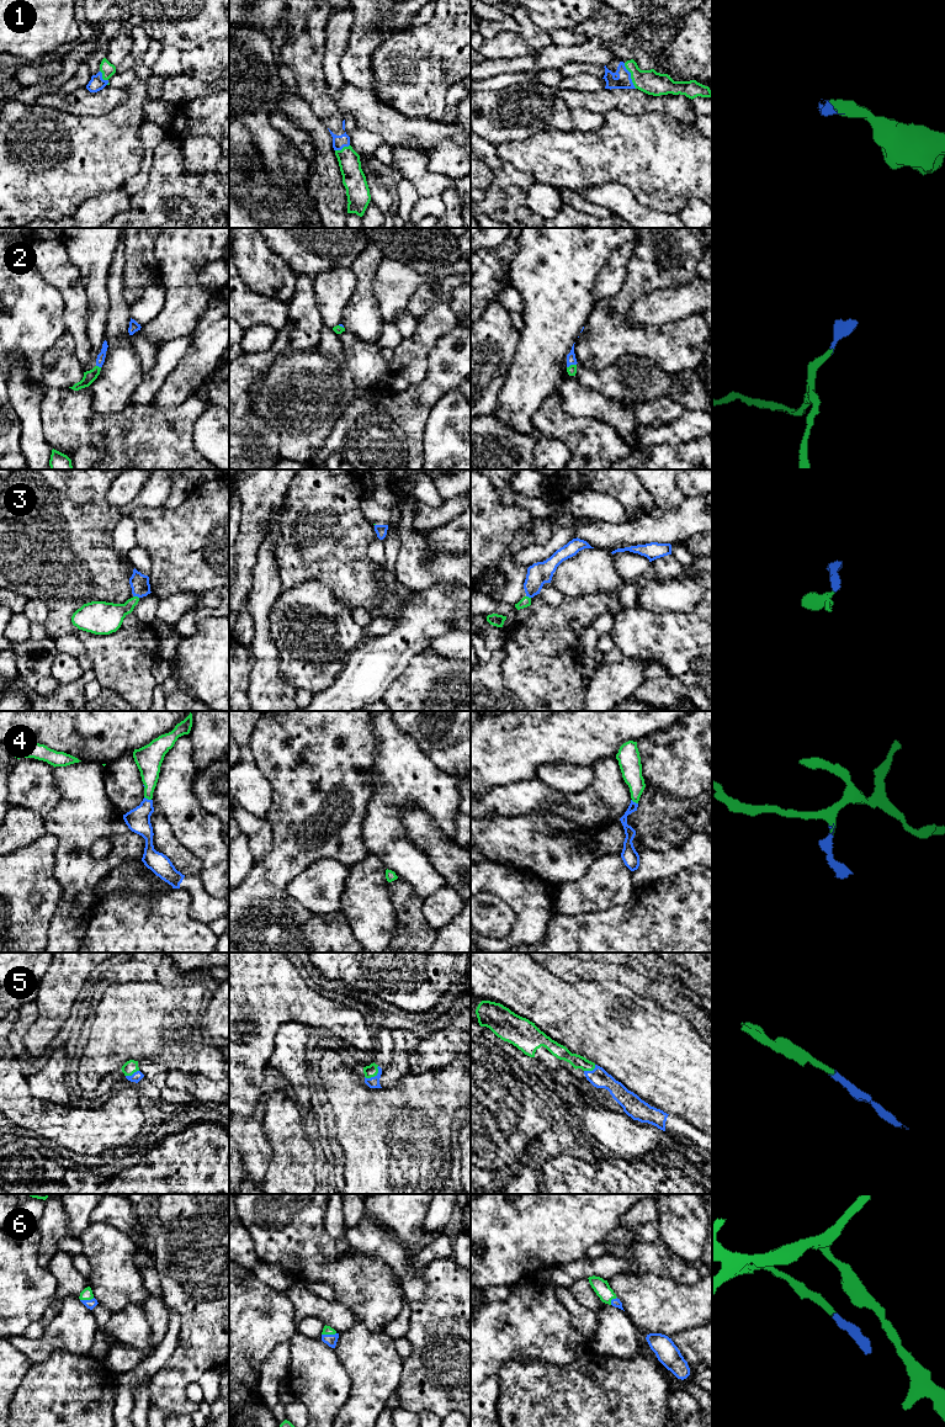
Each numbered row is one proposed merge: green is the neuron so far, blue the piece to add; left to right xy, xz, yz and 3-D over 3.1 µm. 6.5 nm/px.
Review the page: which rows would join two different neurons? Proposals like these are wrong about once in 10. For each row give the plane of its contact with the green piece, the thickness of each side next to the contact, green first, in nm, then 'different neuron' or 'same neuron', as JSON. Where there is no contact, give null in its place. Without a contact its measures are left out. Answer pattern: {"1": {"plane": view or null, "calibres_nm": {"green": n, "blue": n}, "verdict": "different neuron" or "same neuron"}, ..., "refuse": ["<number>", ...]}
{"1": {"plane": "yz", "calibres_nm": {"green": 160, "blue": 100}, "verdict": "same neuron"}, "2": {"plane": "yz", "calibres_nm": {"green": 60, "blue": 60}, "verdict": "same neuron"}, "3": {"plane": "xy", "calibres_nm": {"green": 220, "blue": 130}, "verdict": "same neuron"}, "4": {"plane": "xy", "calibres_nm": {"green": 160, "blue": 160}, "verdict": "same neuron"}, "5": {"plane": "xz", "calibres_nm": {"green": 80, "blue": 80}, "verdict": "same neuron"}, "6": {"plane": "xz", "calibres_nm": {"green": 60, "blue": 80}, "verdict": "same neuron"}, "refuse": []}

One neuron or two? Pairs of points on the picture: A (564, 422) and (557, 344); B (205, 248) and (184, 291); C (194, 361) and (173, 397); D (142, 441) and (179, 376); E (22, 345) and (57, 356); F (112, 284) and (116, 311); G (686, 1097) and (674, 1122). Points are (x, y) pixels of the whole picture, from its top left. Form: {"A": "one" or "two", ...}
{"A": "two", "B": "one", "C": "one", "D": "two", "E": "two", "F": "one", "G": "two"}

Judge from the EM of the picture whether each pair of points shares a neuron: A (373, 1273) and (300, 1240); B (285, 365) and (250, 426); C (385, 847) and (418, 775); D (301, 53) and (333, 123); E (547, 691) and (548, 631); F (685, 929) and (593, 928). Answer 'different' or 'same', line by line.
A: same
B: different
C: same
D: same
E: same
F: same

